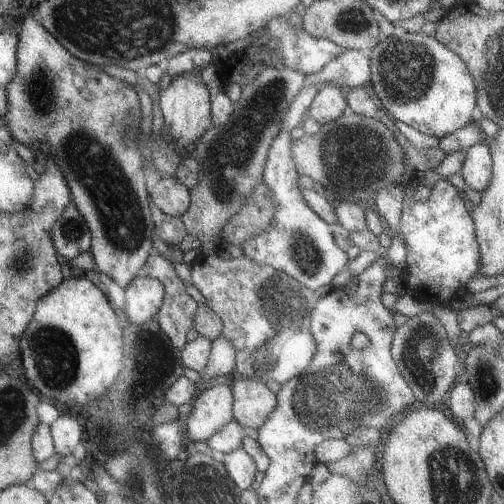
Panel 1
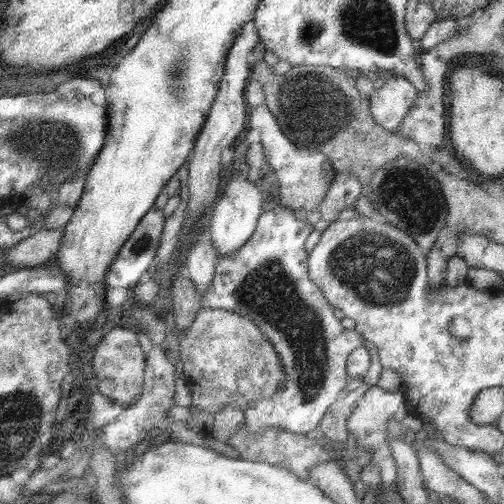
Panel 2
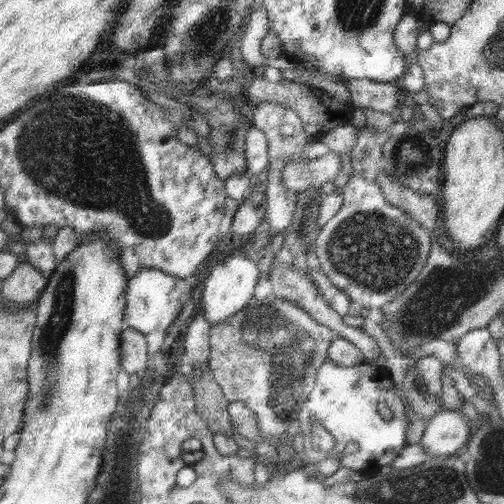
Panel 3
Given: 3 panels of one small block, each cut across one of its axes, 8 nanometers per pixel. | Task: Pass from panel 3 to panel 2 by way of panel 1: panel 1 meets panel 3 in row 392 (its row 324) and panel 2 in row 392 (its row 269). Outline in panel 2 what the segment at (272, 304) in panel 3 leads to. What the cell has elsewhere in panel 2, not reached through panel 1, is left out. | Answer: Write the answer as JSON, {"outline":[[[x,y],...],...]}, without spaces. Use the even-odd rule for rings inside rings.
{"outline":[[[199,310],[191,326],[187,330],[173,330],[173,336],[179,342],[179,358],[183,366],[181,376],[185,376],[187,388],[191,390],[191,404],[197,408],[209,410],[213,414],[229,406],[243,408],[249,400],[271,396],[283,382],[283,372],[279,366],[281,362],[271,342],[261,334],[261,330],[253,322],[243,316],[237,316],[227,310]]]}

